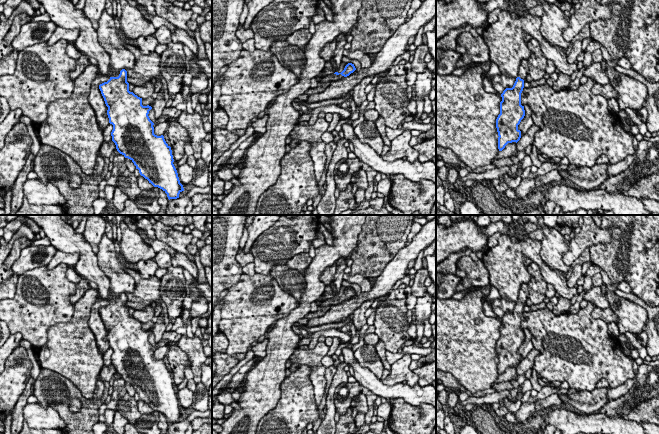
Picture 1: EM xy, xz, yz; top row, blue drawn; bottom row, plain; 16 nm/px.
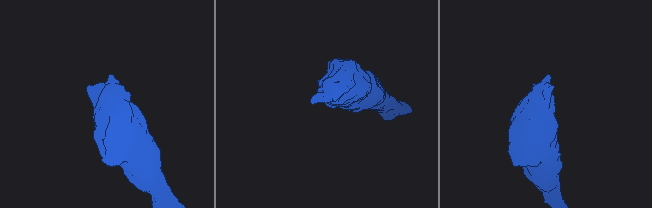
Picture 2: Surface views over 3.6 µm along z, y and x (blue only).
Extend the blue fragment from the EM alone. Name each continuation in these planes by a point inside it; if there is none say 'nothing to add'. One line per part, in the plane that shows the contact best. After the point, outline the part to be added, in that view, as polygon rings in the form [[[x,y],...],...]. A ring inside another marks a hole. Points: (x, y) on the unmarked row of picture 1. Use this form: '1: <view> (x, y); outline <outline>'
1: xy (63, 237); outline [[[24,215],[33,220],[43,229],[50,239],[51,246],[65,253],[78,253],[79,260],[74,266],[75,271],[85,280],[97,284],[98,297],[108,301],[119,298],[110,293],[110,280],[102,272],[97,263],[97,256],[83,234],[61,219],[60,215]]]

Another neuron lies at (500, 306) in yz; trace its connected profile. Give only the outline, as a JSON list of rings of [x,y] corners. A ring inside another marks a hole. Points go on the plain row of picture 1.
[[[502,297],[491,301],[492,309],[499,319],[501,319],[506,312],[512,312],[515,305],[515,302]]]

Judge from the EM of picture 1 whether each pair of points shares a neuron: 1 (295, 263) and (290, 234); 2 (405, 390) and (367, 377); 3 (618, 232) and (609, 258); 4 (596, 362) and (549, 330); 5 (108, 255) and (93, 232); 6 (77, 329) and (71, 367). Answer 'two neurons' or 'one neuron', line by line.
1: two neurons
2: one neuron
3: one neuron
4: one neuron
5: two neurons
6: one neuron

